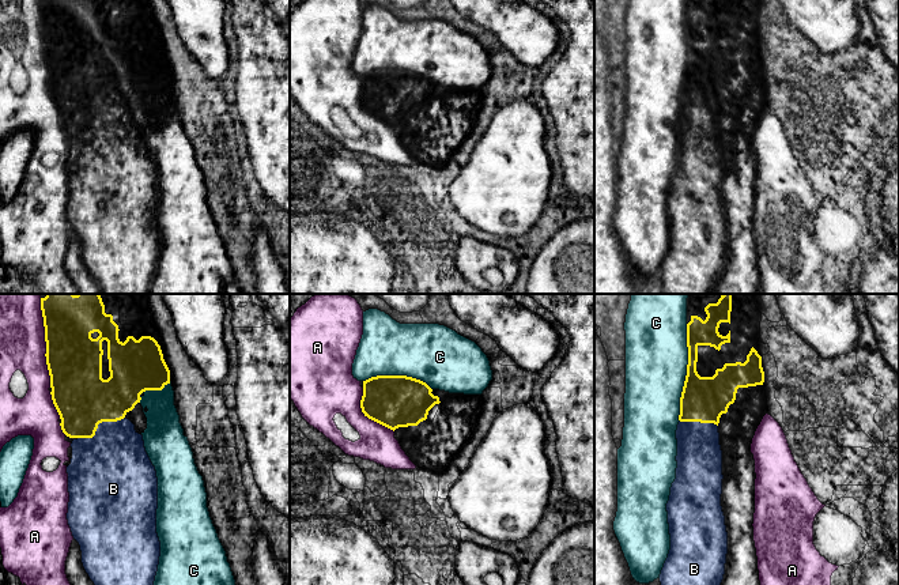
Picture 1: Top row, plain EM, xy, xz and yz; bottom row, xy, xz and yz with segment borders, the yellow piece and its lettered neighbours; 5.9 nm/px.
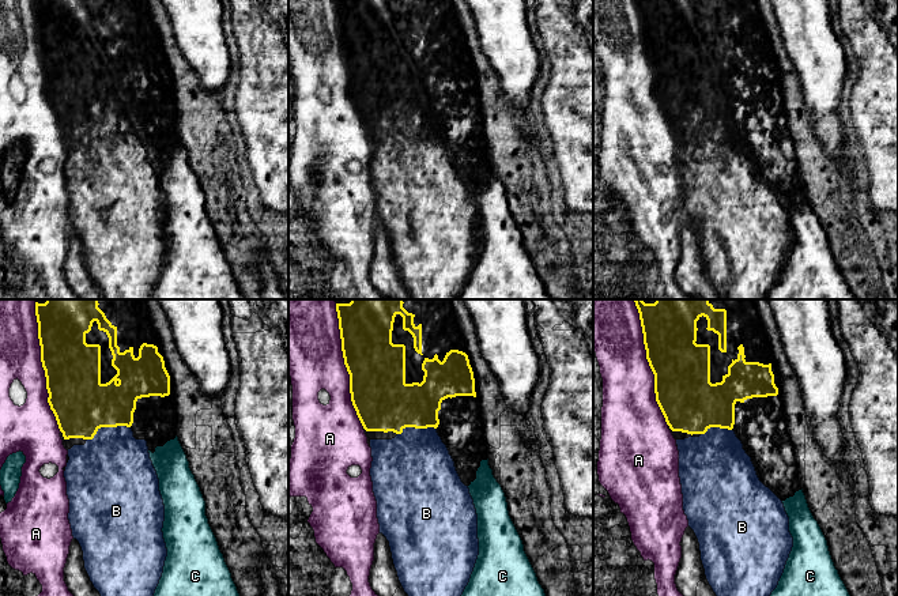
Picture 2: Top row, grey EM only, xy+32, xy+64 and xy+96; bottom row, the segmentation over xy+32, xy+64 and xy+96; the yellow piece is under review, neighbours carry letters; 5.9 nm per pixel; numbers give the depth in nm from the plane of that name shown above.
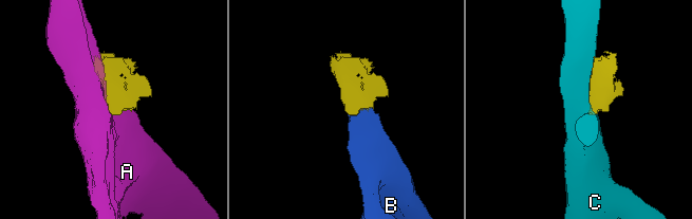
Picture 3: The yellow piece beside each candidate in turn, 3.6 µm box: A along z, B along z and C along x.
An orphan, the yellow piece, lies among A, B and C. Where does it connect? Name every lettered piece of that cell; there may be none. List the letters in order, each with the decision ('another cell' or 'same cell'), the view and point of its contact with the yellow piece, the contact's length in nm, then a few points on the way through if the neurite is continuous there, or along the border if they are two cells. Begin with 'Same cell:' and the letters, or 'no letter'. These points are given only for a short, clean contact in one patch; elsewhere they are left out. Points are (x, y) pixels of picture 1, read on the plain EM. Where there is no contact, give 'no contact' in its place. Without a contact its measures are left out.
Same cell: B
A: another cell; meets yellow in xy at (46, 41); contact 500 nm long
B: same cell; meets yellow in xy at (98, 119); contact 300 nm long; runs through xy (83, 94), (93, 105), (98, 119), (113, 158)
C: another cell; meets yellow in yz at (687, 68); contact 600 nm long

